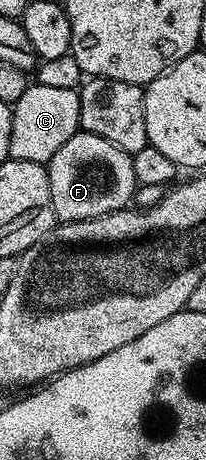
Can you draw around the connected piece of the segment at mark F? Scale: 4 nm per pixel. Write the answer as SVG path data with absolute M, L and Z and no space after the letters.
M76 132L52 154L46 167L51 207L60 223L100 218L124 209L134 199L137 183L131 155L109 140L101 140L101 136Z

